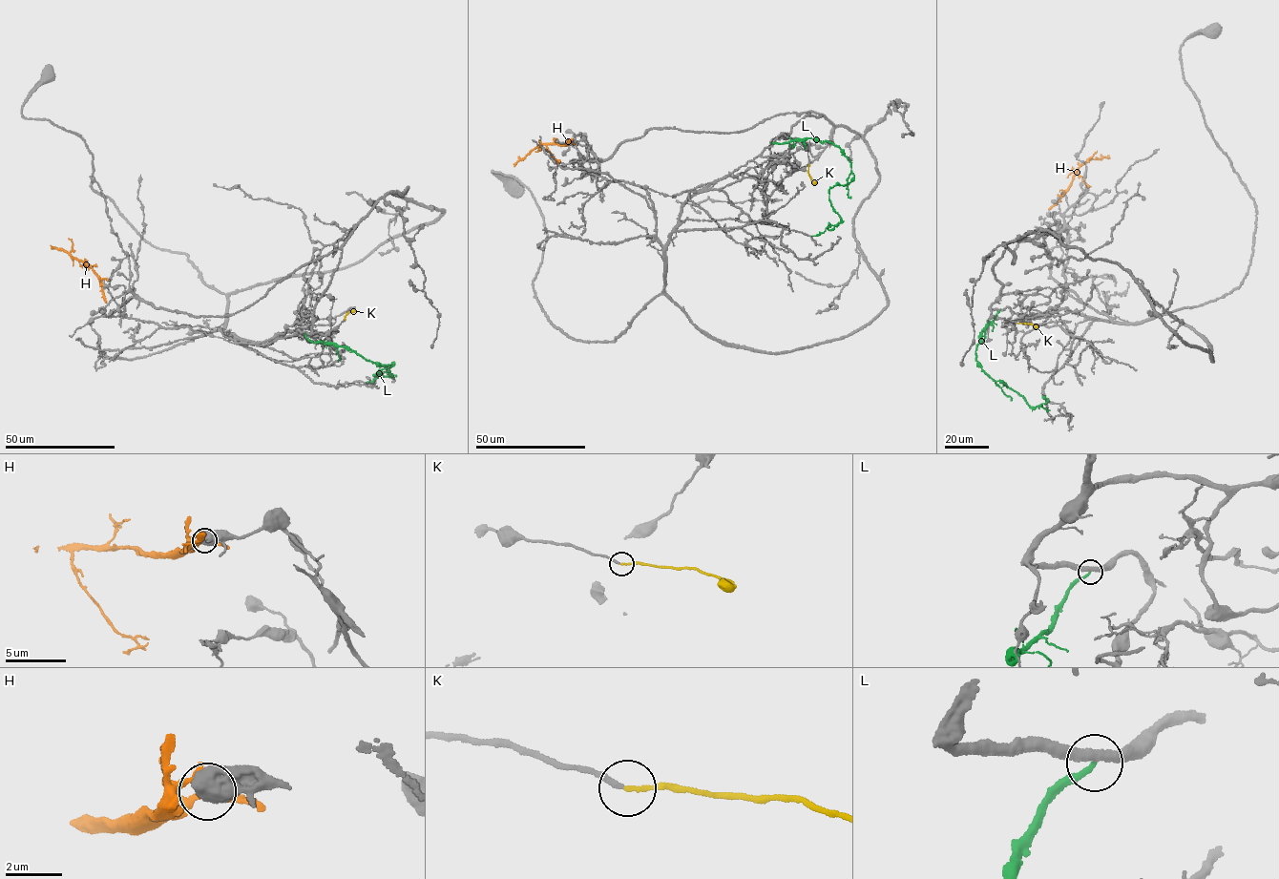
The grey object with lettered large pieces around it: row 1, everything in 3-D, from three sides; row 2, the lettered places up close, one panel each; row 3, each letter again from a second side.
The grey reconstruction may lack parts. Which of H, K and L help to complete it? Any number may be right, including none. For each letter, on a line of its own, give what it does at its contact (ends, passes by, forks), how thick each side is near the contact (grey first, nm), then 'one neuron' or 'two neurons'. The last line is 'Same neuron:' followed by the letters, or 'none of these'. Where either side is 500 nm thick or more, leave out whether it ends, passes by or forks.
H: it forks | 140/200 nm | two neurons
K: it ends | 240/160 nm | one neuron
L: it ends | 360/200 nm | two neurons
Same neuron: K

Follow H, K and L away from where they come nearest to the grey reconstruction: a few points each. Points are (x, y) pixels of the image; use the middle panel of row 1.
H: (570, 142), (540, 144), (513, 166)
K: (809, 164), (808, 175), (816, 183)
L: (773, 145), (807, 138), (828, 141), (850, 163), (854, 177), (829, 189), (841, 222), (812, 237)

